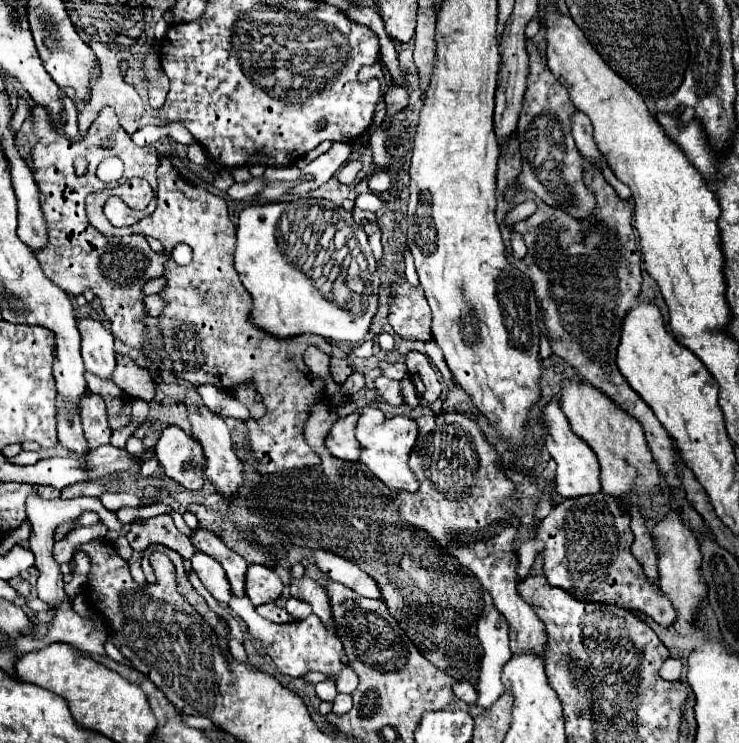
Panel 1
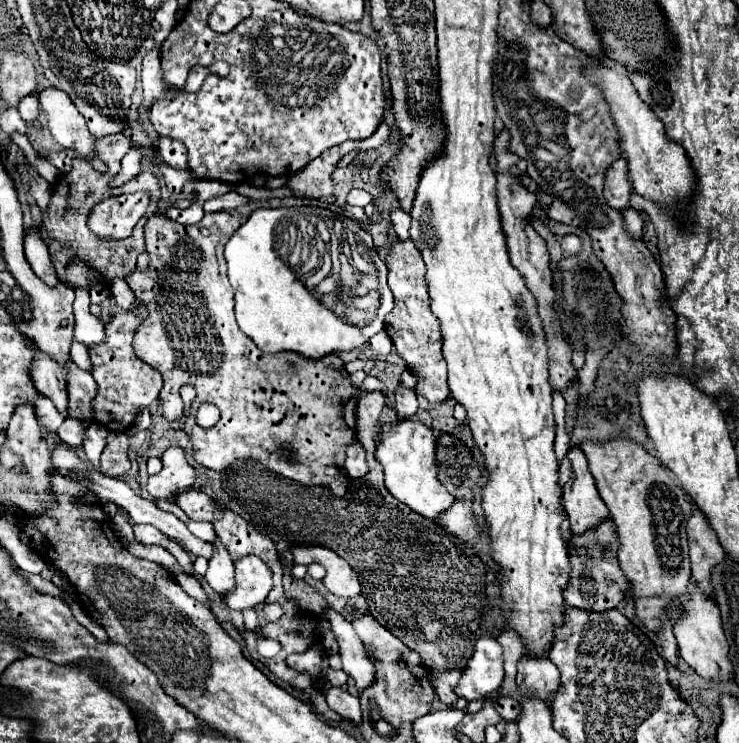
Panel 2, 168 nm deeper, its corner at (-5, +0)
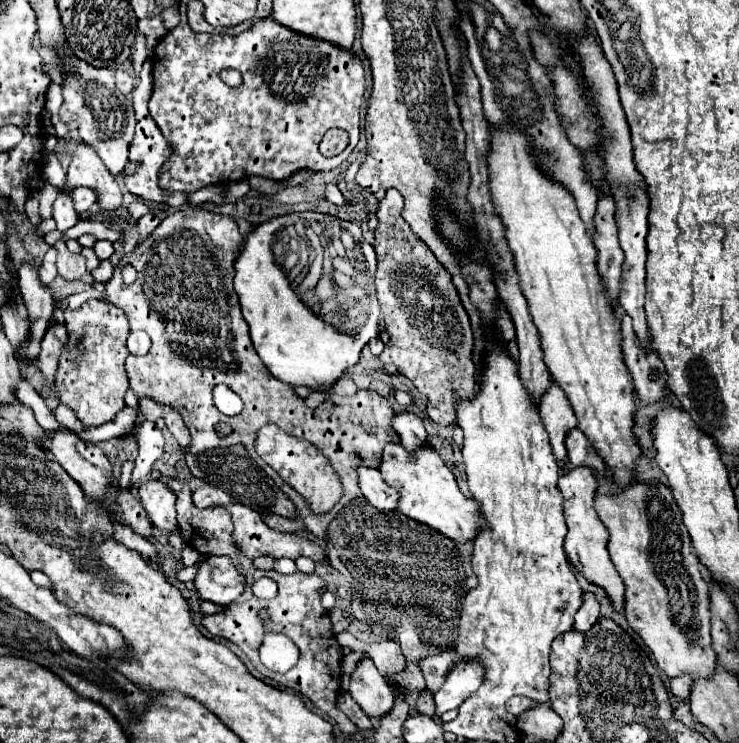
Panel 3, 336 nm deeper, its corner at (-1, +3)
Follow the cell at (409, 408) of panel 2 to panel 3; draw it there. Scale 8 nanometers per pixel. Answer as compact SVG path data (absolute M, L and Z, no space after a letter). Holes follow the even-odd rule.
M398 412L398 414L394 414L392 428L400 436L400 442L404 444L404 448L408 452L416 450L416 446L420 446L420 442L426 442L426 438L428 438L422 418L418 418L412 412Z

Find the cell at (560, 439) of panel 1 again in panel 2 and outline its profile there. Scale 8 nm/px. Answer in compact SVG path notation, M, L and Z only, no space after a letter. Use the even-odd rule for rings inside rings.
M572 447L568 451L568 459L572 461L574 471L572 479L564 485L564 507L570 521L570 531L580 535L588 529L596 529L596 525L606 521L610 513L596 491L596 483L588 471L588 461L582 449Z

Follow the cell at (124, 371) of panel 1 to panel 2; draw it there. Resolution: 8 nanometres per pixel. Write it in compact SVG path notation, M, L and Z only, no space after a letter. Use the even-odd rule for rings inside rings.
M140 307L138 313L132 311L118 311L110 315L110 321L104 323L104 345L98 345L96 349L88 349L92 369L90 375L96 381L96 397L92 401L92 411L94 411L94 421L104 425L108 431L128 431L134 423L134 417L150 407L162 389L162 377L156 369L146 365L134 355L132 347L132 337L138 321L146 315L146 309Z

